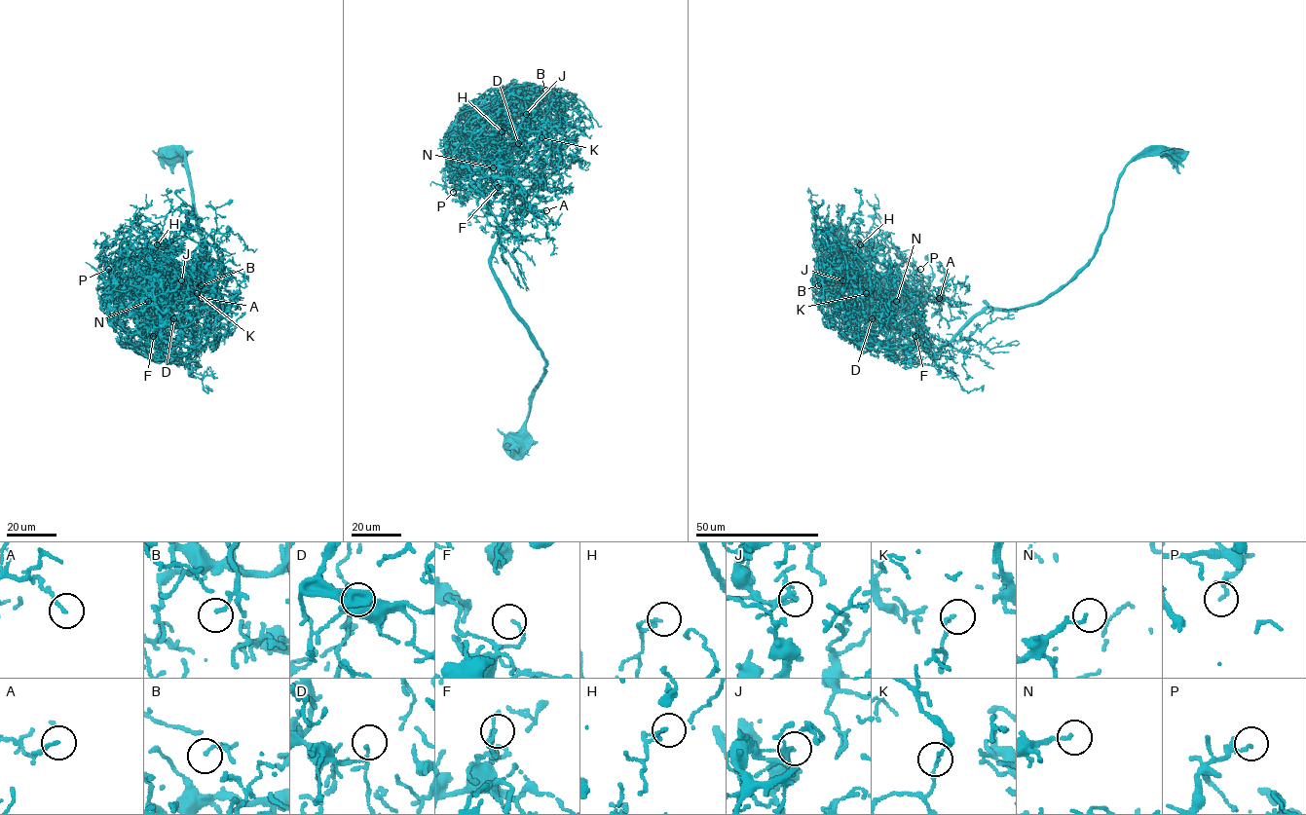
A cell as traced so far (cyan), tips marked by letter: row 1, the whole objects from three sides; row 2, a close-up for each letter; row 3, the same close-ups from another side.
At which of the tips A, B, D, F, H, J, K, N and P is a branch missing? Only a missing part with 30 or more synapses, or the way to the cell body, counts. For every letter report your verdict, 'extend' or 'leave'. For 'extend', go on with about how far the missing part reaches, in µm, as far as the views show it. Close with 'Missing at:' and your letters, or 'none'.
A: leave
B: leave
D: leave
F: leave
H: leave
J: leave
K: leave
N: extend; about 6 µm are missing
P: extend; about 15 µm are missing
Missing at: N, P

